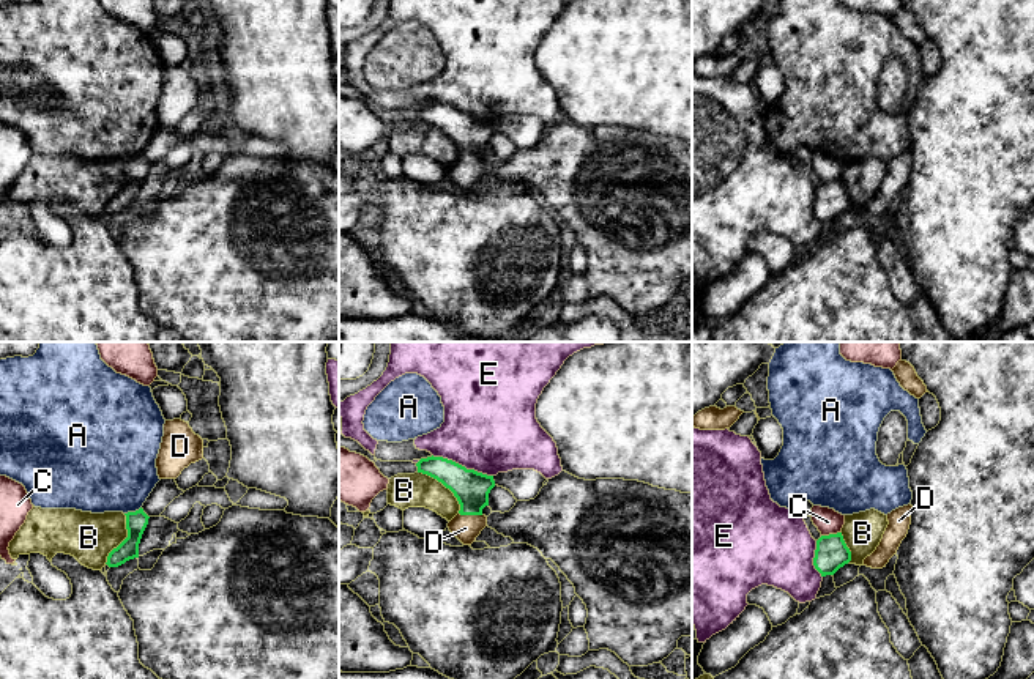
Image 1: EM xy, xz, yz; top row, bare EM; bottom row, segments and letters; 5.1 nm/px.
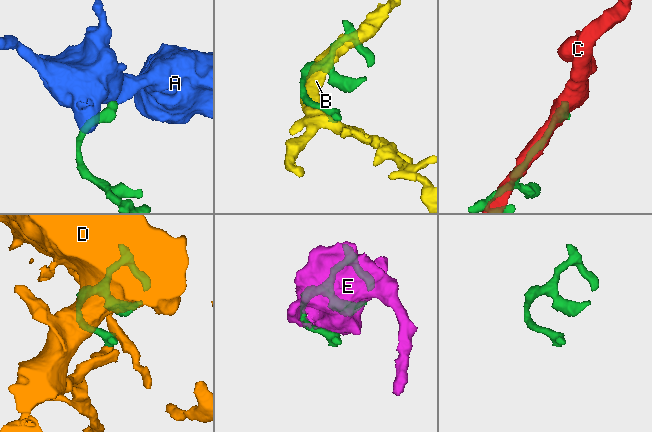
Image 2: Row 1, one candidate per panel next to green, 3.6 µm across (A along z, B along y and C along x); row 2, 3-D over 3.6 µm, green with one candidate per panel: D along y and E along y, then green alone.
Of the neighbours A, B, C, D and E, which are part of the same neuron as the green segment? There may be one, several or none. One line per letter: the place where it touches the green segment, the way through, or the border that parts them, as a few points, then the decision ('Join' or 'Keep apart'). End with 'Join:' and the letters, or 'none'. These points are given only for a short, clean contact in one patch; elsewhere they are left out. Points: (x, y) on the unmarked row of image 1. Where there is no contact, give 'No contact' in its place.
A: Touches green at xy (133, 159). Boundary: xy (141, 153), (125, 161). Keep apart
B: Touches green at xz (445, 133). Keep apart
C: Touches green at yz (829, 181). Keep apart
D: Touches green at xz (470, 161). Path across: xz (472, 136), (470, 161), (470, 169), (465, 175). Join
E: Touches green at xz (461, 112). Keep apart
Join: D

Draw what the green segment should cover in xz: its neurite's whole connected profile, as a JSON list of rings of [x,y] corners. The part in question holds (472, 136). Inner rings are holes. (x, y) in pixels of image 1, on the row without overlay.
[[[433,102],[421,106],[416,113],[418,120],[437,126],[454,140],[460,158],[448,170],[448,175],[463,192],[471,192],[487,173],[482,156],[489,153],[489,140],[495,134],[493,123],[467,117],[452,107]]]

